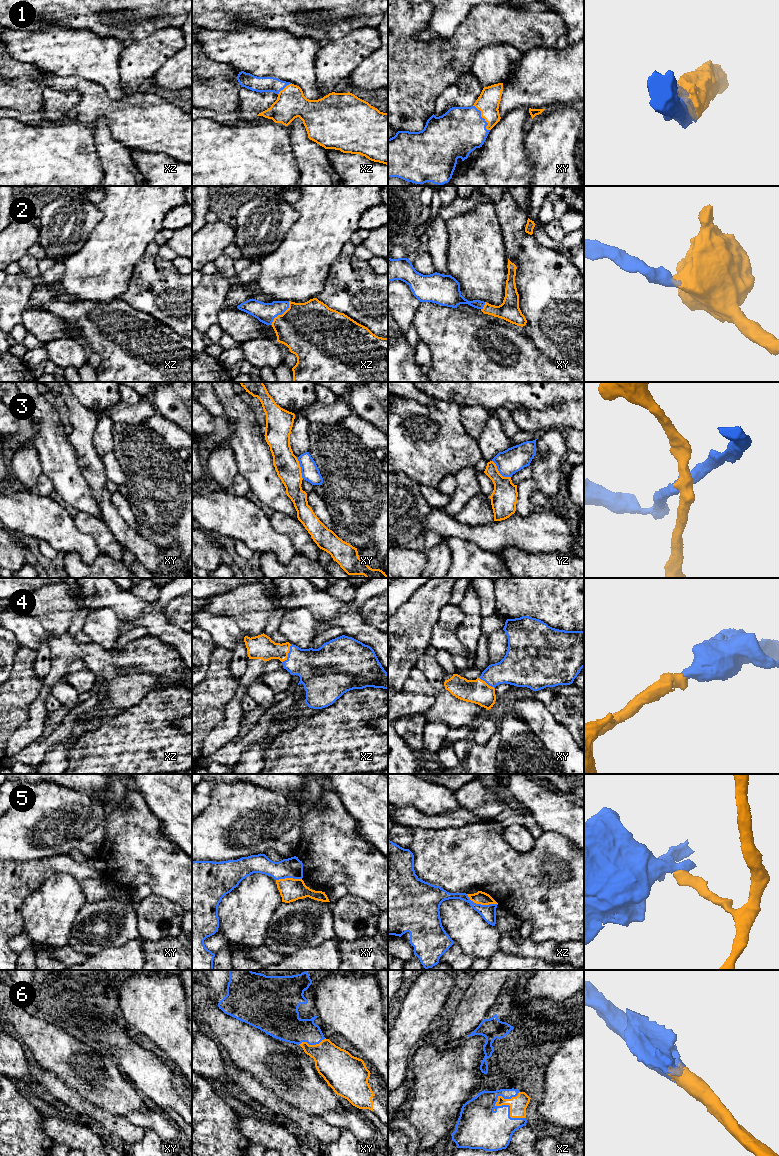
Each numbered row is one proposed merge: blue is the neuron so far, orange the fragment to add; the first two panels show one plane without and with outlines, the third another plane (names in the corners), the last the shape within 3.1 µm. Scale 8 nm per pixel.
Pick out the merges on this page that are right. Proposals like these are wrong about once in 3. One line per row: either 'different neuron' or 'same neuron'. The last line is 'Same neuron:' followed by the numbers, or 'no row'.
1: same neuron
2: same neuron
3: different neuron
4: same neuron
5: different neuron
6: same neuron
Same neuron: 1, 2, 4, 6

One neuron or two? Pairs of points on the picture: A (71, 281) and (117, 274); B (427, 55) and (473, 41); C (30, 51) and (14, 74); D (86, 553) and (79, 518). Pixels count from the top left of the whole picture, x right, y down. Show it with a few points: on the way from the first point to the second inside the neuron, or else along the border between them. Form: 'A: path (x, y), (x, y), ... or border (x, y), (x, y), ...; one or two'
A: path (82, 275), (106, 273); one
B: path (438, 55), (454, 55), (462, 47); one
C: border (10, 56), (15, 60), (35, 65), (43, 71); two
D: border (72, 517), (75, 526), (89, 534), (99, 549); two

